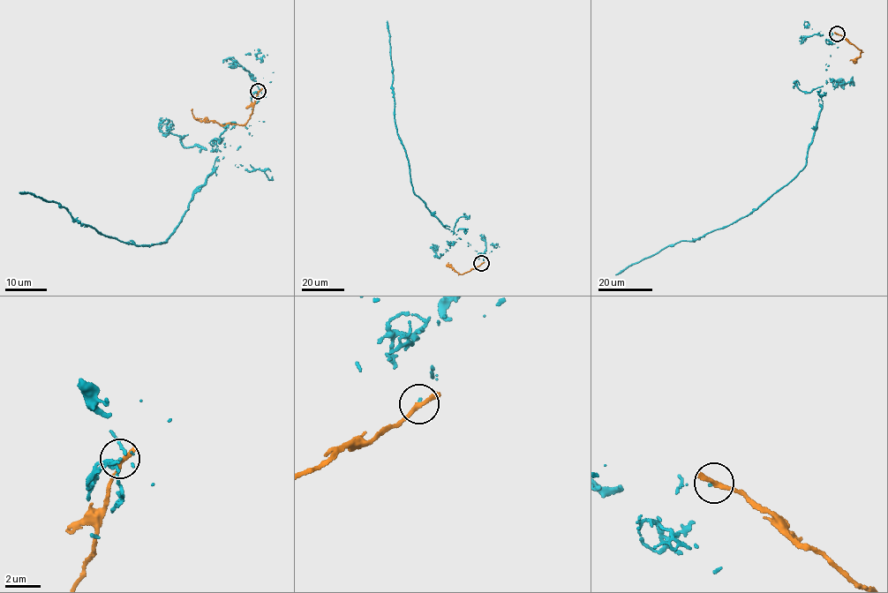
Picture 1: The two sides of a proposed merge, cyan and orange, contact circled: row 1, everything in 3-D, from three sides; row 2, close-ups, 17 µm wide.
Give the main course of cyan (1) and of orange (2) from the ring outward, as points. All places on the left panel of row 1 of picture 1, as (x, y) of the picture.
1: (259, 91), (259, 121), (215, 159), (163, 242), (106, 236), (55, 201), (18, 192)
2: (259, 91), (245, 123), (223, 124), (199, 121), (193, 116), (192, 109)

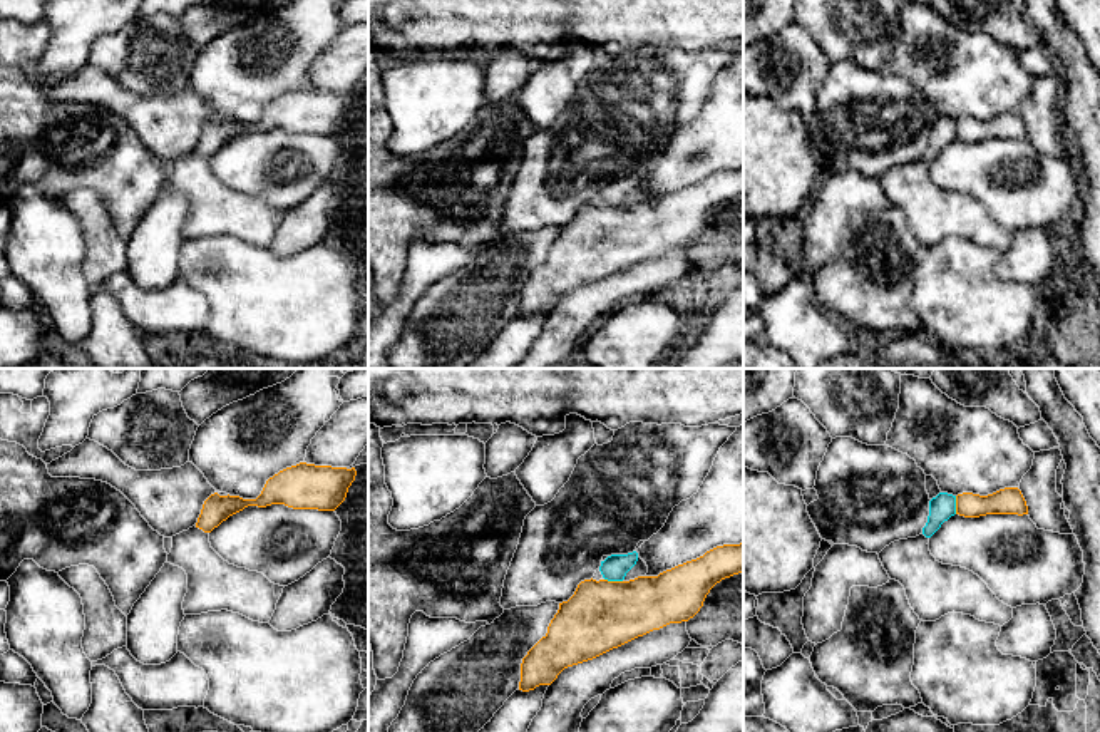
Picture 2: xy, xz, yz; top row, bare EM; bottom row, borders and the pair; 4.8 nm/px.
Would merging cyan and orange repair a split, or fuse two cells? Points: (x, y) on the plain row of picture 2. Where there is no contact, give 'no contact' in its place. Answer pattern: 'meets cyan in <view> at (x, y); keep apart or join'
meets cyan in xz at (613, 205); keep apart

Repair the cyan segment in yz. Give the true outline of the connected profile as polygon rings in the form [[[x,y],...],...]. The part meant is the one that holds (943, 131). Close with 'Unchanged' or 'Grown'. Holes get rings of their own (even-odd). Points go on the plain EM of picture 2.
[[[939,117],[929,126],[928,147],[923,152],[923,159],[931,162],[944,146],[956,139],[956,121],[948,117]]]. Unchanged

